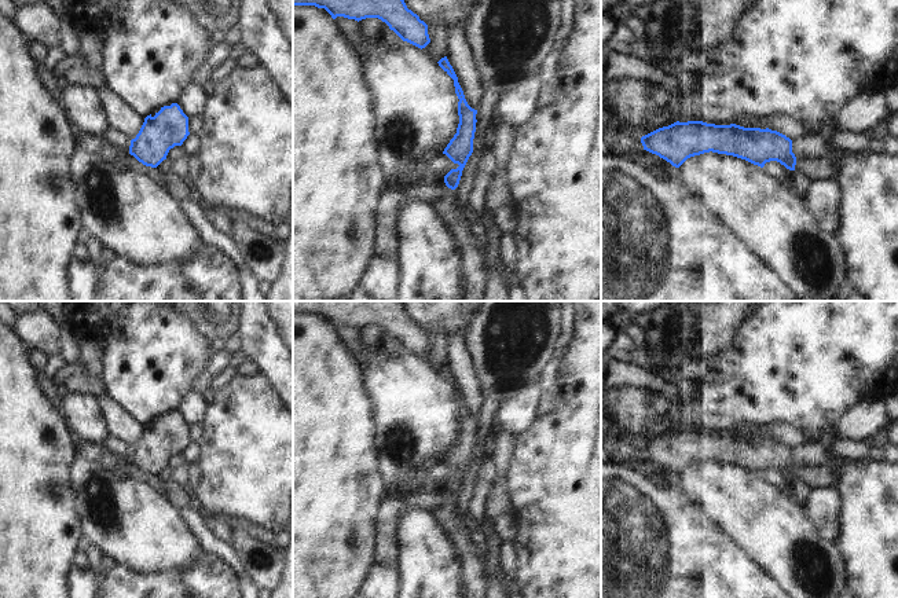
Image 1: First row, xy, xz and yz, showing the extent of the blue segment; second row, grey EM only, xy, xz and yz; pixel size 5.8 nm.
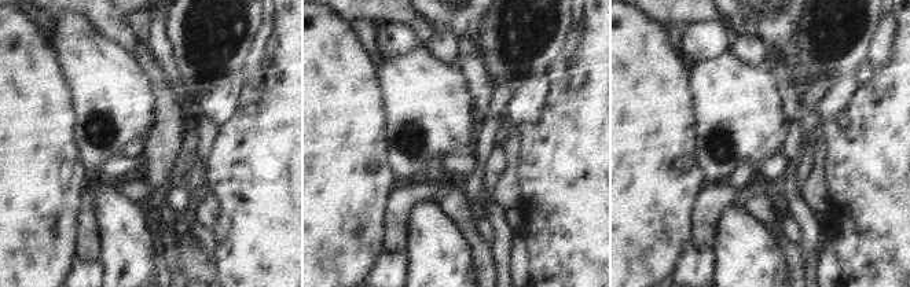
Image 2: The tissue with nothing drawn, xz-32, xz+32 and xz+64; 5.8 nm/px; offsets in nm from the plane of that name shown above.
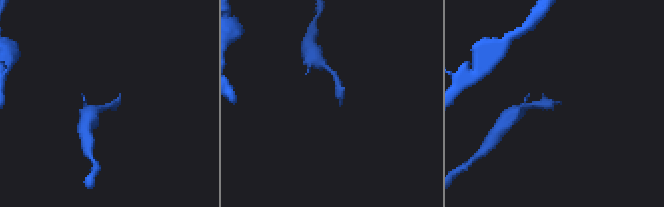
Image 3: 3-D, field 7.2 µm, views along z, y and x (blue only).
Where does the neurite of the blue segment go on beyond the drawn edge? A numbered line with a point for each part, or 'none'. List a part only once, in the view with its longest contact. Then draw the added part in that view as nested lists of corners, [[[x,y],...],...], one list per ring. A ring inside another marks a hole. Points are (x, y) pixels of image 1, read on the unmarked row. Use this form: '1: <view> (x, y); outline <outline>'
1: yz (824, 474); outline [[[820,465],[817,467],[799,467],[795,473],[795,478],[806,481],[813,489],[821,487],[837,487],[840,477],[840,469],[831,465]]]

